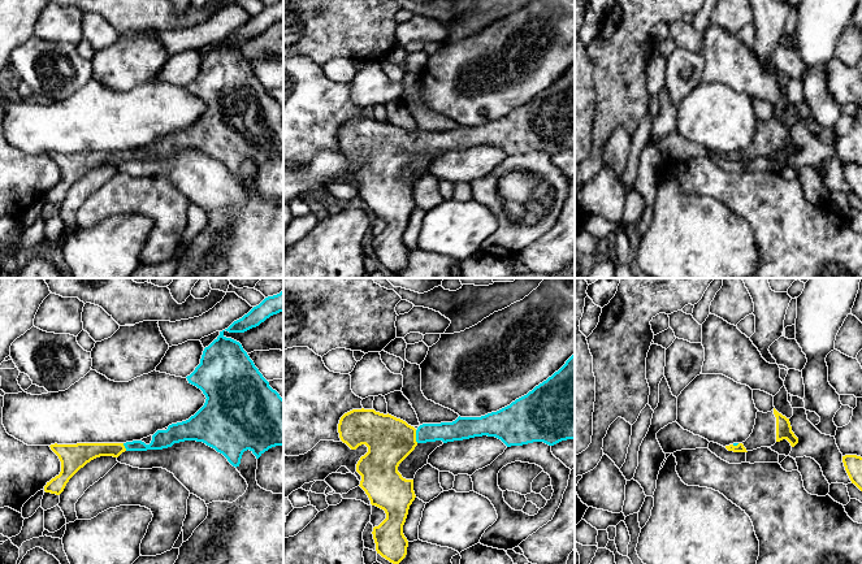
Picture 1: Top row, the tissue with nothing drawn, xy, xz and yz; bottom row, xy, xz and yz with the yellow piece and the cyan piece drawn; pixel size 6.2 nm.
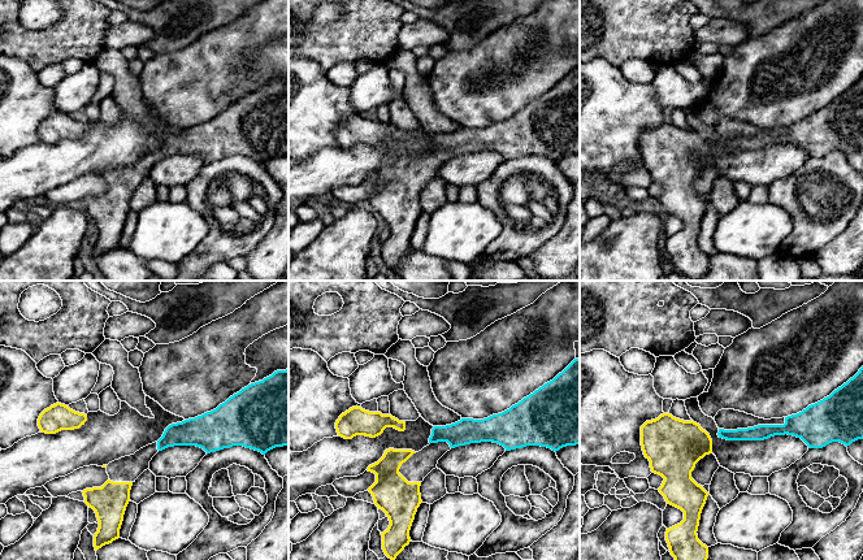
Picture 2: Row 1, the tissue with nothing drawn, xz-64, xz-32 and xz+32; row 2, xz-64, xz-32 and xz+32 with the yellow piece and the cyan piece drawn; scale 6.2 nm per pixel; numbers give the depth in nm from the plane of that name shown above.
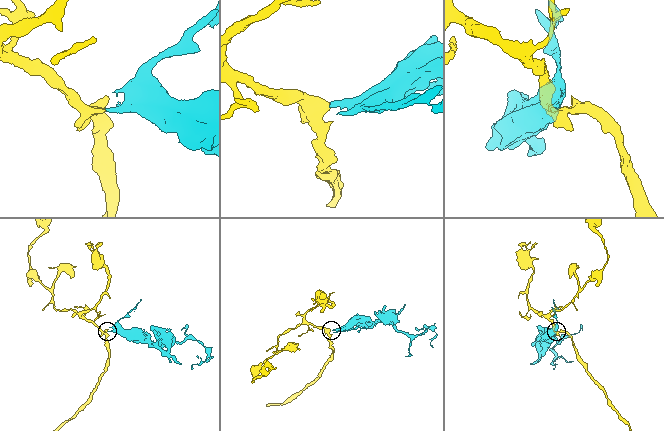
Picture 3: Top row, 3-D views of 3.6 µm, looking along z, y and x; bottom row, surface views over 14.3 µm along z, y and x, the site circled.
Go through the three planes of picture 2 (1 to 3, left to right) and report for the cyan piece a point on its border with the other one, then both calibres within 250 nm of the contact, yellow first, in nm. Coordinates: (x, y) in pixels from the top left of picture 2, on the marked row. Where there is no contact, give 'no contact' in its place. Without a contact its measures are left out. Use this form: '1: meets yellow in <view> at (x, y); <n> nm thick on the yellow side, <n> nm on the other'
1: no contact
2: no contact
3: no contact

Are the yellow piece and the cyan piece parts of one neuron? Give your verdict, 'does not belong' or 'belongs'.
belongs

